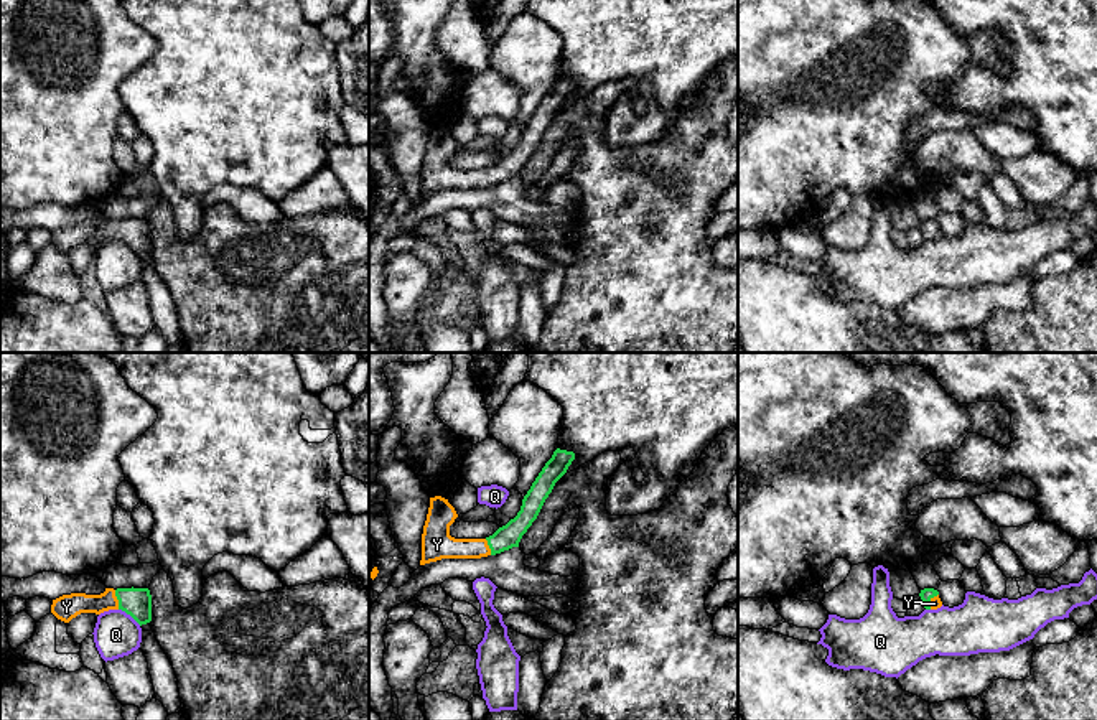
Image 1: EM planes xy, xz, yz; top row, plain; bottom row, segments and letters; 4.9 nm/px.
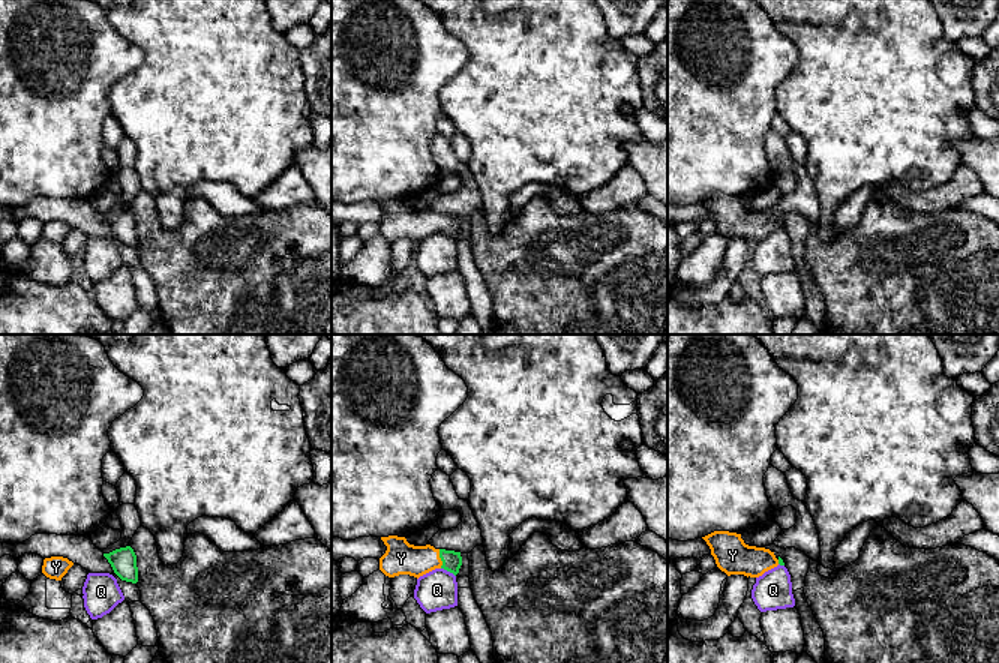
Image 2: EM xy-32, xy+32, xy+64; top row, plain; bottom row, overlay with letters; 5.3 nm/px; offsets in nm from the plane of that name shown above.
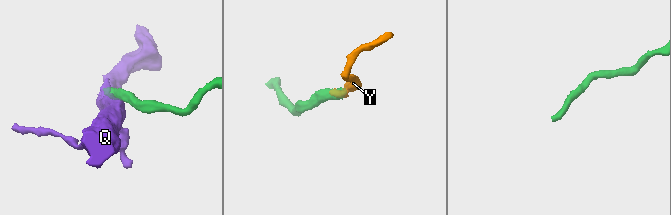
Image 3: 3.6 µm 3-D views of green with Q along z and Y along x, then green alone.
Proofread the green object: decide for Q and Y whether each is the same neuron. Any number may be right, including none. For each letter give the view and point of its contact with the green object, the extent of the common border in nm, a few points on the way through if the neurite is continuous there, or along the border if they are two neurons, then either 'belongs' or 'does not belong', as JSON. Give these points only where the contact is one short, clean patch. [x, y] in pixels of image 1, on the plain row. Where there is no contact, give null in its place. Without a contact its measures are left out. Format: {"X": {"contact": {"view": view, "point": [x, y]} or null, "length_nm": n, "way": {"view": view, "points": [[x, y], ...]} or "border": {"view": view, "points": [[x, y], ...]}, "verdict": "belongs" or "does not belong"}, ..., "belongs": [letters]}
{"Q": {"contact": {"view": "xy", "point": [130, 246]}, "length_nm": 140, "border": {"view": "xy", "points": [[119, 239], [140, 256]]}, "verdict": "does not belong"}, "Y": {"contact": {"view": "xy", "point": [119, 231]}, "length_nm": 100, "way": {"view": "xy", "points": [[137, 233], [119, 231], [71, 236]]}, "verdict": "belongs"}, "belongs": ["Y"]}

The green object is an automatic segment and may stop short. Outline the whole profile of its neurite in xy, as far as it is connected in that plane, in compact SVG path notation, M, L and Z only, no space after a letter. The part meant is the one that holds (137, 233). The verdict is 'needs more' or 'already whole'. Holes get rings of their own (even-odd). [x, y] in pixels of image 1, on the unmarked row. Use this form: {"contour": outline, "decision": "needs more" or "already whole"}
{"contour": "M105 219L100 226L71 224L53 231L51 244L69 254L81 244L100 245L109 241L122 241L140 257L152 252L152 226L148 219Z", "decision": "needs more"}

